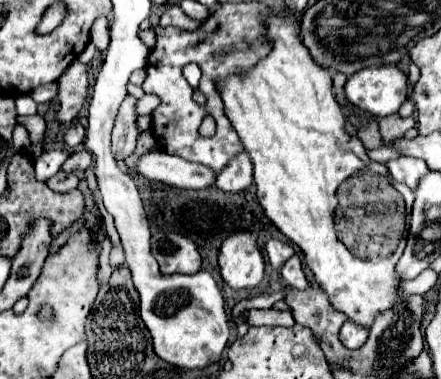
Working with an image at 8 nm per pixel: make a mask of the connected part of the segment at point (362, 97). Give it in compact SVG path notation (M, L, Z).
M396 66L364 68L352 74L344 86L350 104L376 118L396 114L406 96L406 74Z

